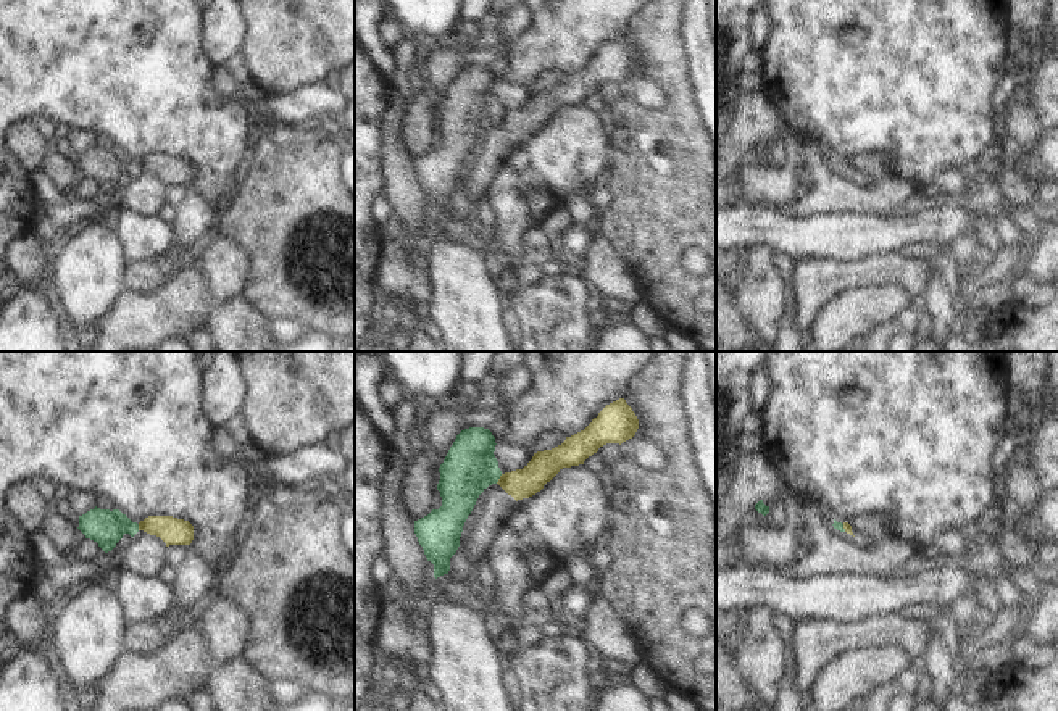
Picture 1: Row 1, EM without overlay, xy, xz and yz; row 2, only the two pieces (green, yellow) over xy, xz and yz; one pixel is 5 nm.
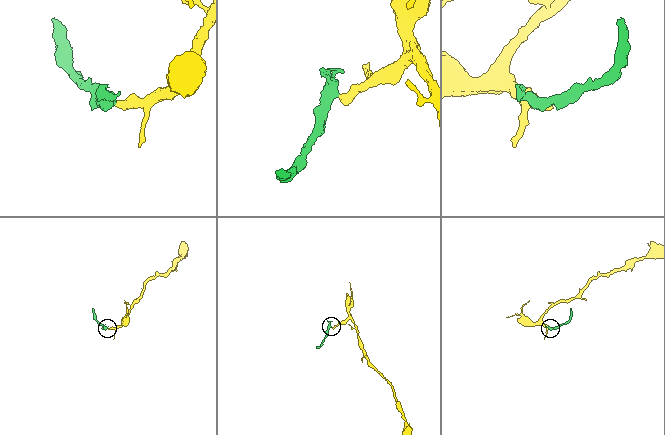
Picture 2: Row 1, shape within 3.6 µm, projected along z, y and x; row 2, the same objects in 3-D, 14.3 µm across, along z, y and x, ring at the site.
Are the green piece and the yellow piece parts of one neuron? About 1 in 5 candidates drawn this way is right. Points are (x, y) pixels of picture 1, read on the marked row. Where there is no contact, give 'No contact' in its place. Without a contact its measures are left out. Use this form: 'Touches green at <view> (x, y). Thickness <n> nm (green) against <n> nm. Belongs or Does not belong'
Touches green at xz (499, 478). Thickness 260 nm (green) against 150 nm. Does not belong

